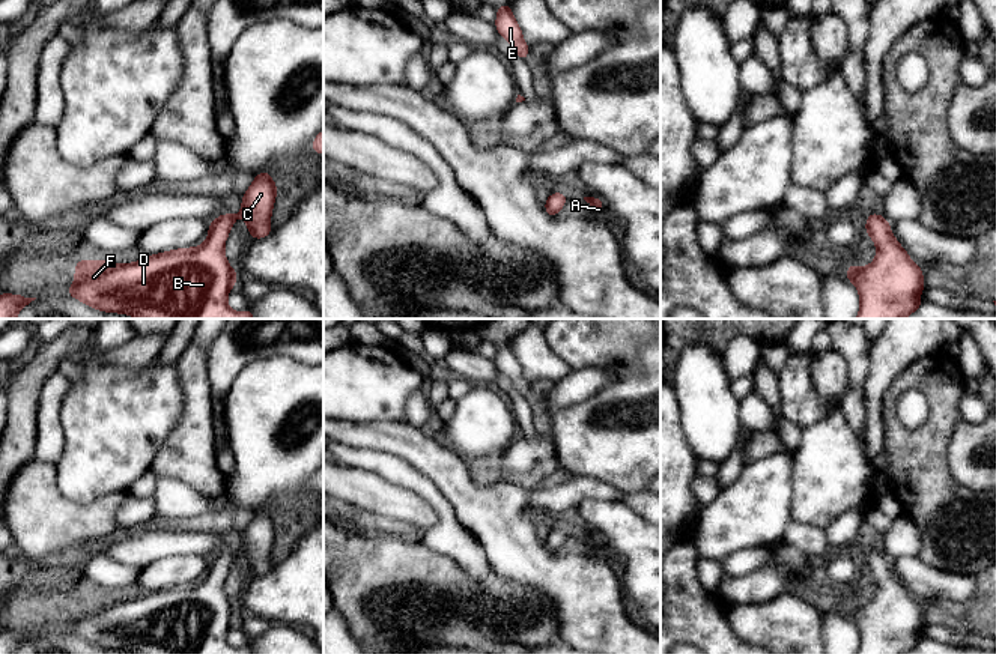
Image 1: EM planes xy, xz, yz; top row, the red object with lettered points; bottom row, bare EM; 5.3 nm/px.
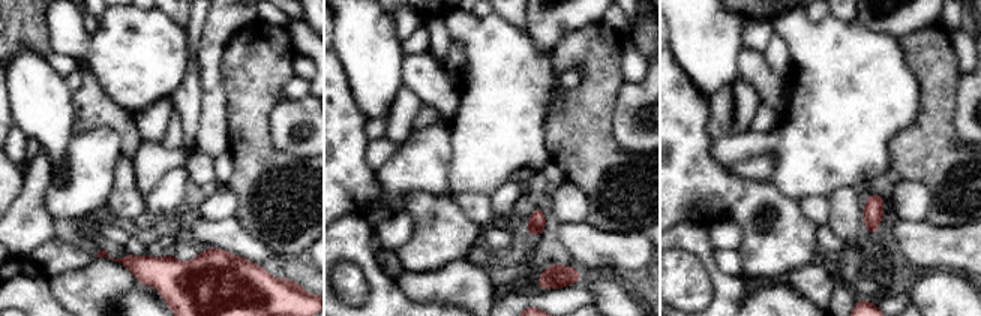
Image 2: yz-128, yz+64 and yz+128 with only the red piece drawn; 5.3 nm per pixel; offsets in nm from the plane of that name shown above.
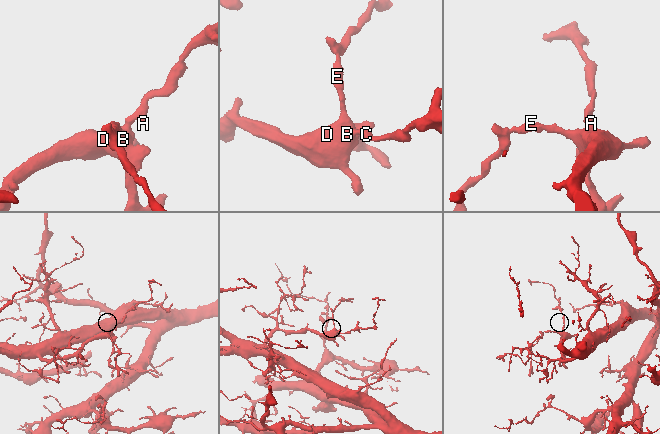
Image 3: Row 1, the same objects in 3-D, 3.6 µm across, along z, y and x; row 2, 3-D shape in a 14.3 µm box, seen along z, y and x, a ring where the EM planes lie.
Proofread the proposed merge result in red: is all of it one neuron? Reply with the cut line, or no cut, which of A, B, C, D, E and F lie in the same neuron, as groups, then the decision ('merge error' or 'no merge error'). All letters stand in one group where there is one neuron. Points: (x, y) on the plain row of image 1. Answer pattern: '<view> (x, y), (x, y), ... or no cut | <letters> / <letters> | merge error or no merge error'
no cut | A B C D E F | no merge error

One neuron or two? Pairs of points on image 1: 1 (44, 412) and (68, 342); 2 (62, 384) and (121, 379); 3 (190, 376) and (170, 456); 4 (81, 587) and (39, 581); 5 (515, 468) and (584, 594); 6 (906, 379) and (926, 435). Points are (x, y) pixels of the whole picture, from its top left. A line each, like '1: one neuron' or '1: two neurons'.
1: two neurons
2: two neurons
3: one neuron
4: one neuron
5: two neurons
6: one neuron

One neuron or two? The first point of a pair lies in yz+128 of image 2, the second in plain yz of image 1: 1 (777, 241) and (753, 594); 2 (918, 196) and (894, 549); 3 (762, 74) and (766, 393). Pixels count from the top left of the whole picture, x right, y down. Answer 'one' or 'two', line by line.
1: one
2: one
3: two

